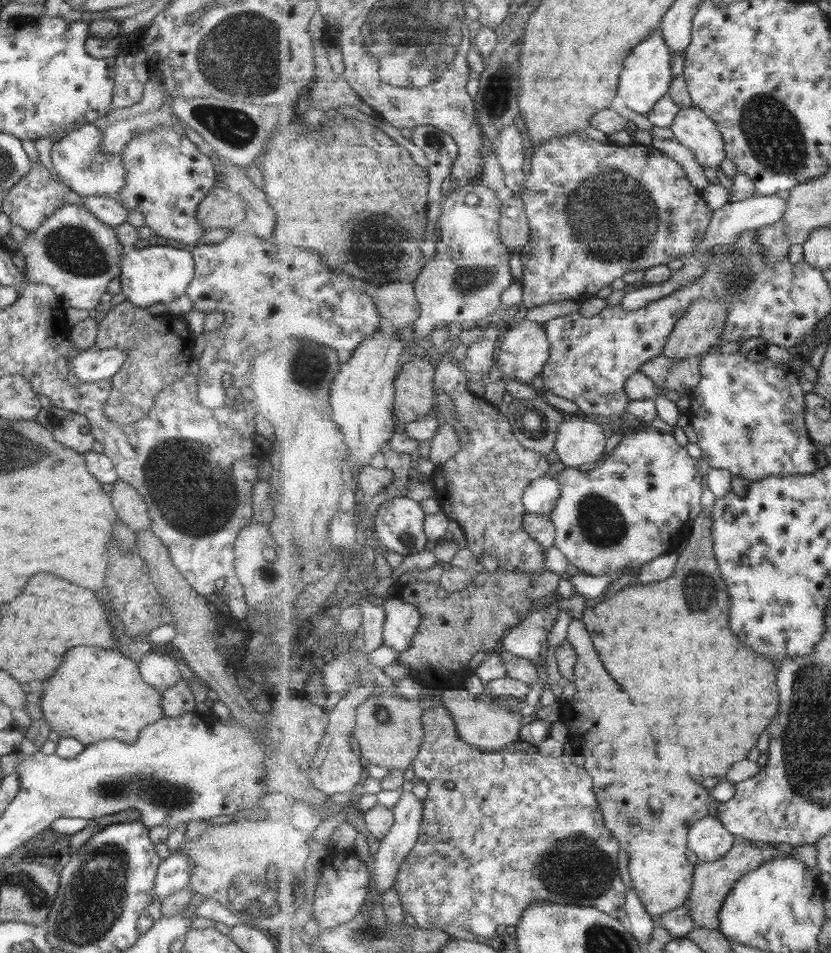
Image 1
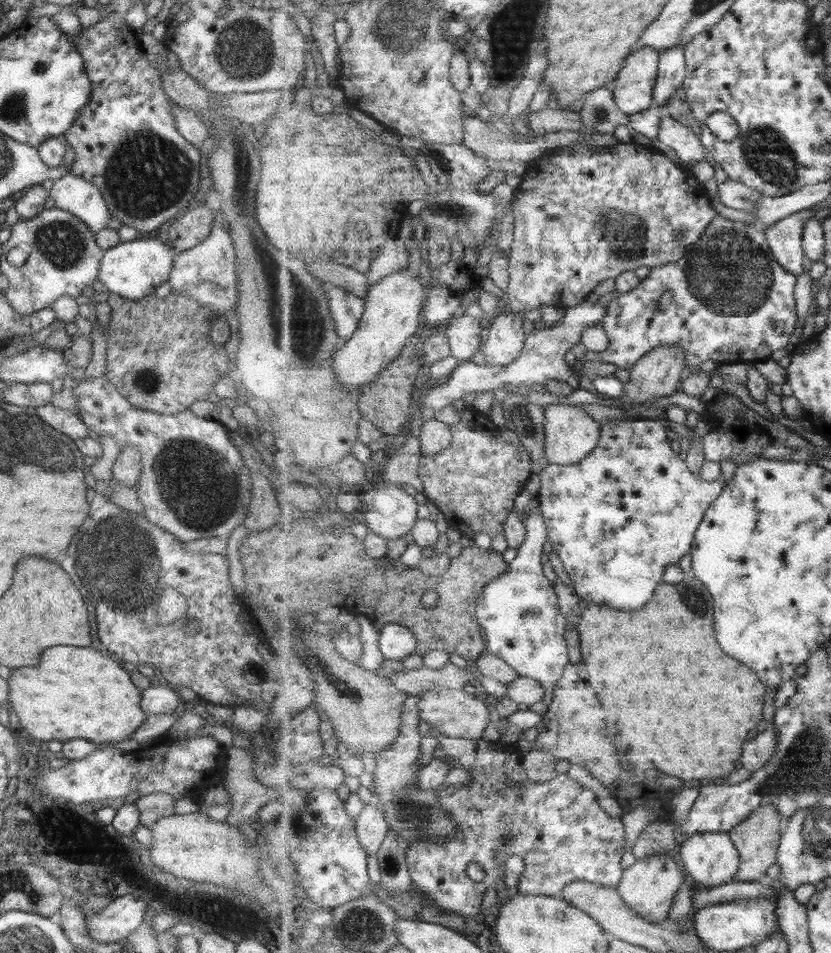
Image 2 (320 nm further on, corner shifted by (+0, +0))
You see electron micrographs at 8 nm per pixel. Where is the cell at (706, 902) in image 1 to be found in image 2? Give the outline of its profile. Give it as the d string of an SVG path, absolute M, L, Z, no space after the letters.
M763 805L749 814L742 823L730 830L730 837L738 848L740 856L740 869L735 877L741 882L766 882L767 870L778 862L778 848L782 841L784 819L775 805Z

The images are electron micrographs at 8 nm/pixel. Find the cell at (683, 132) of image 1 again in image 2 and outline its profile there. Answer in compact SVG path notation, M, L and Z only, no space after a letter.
M669 115L661 119L657 139L673 149L687 167L705 161L708 155L702 139L691 128Z

